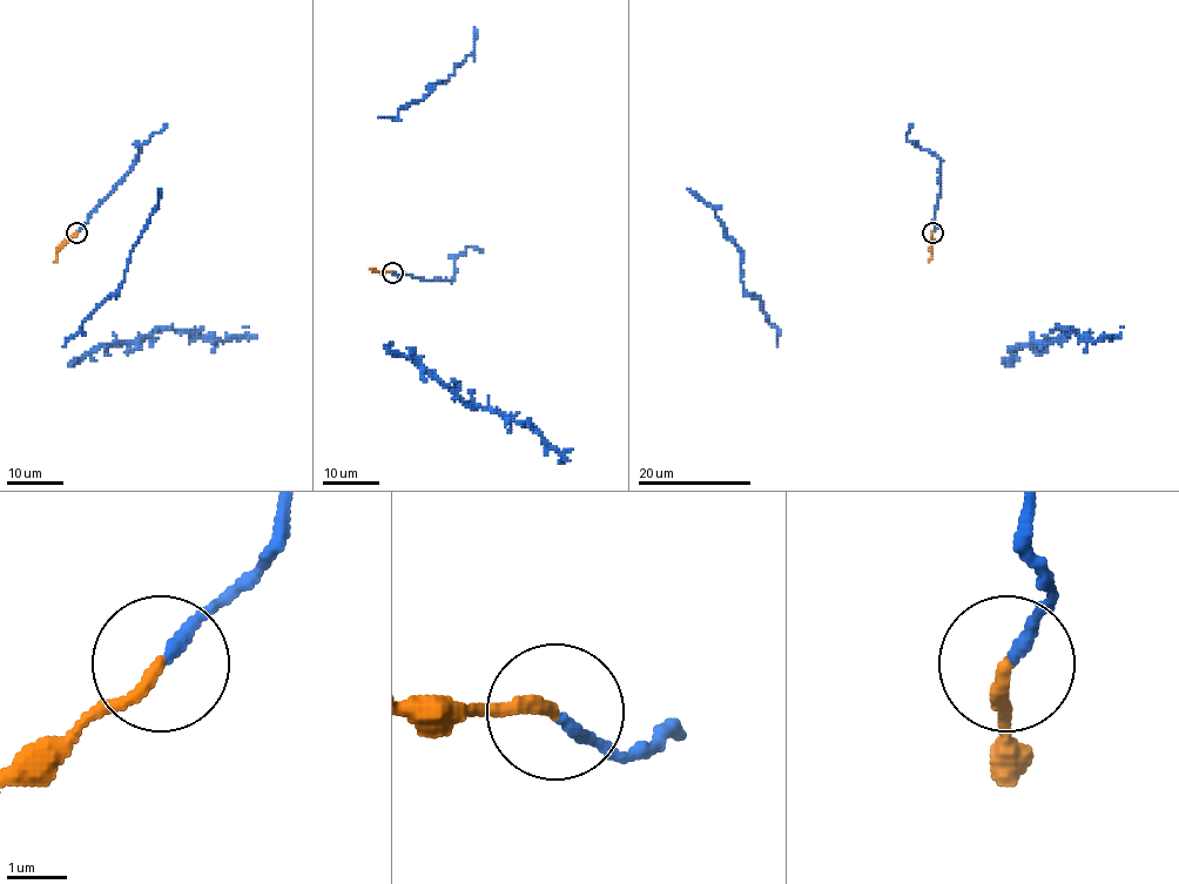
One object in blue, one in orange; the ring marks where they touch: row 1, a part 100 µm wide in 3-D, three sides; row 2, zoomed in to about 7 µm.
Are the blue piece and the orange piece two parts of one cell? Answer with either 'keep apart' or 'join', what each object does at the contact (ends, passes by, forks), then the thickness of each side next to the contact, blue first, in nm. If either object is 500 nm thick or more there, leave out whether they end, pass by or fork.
join; blue ends there; orange ends there; 200 nm thick on the blue side, 200 nm on the other

